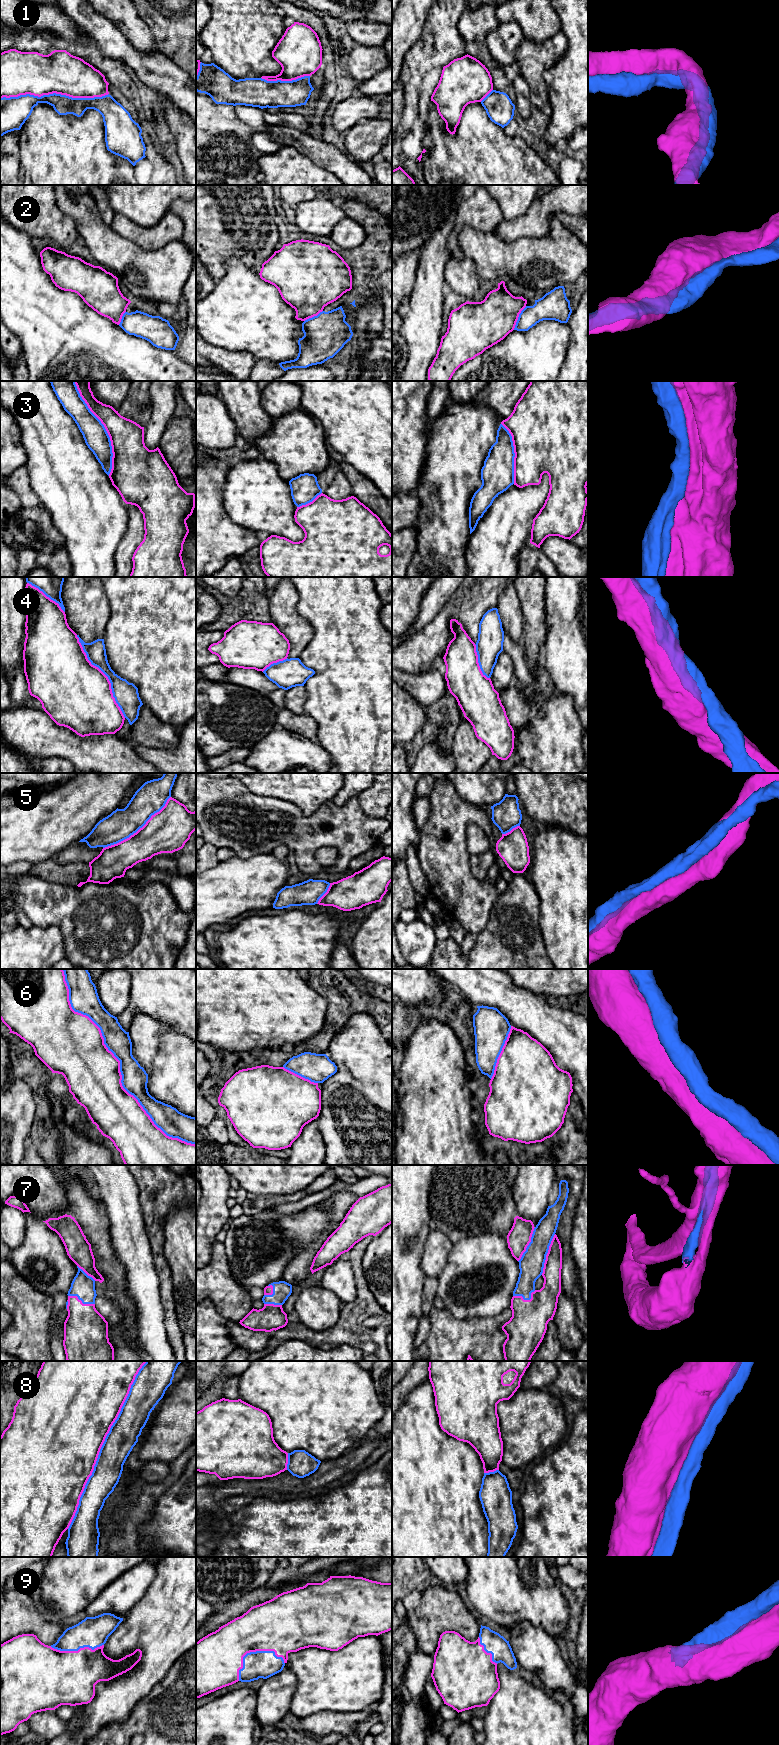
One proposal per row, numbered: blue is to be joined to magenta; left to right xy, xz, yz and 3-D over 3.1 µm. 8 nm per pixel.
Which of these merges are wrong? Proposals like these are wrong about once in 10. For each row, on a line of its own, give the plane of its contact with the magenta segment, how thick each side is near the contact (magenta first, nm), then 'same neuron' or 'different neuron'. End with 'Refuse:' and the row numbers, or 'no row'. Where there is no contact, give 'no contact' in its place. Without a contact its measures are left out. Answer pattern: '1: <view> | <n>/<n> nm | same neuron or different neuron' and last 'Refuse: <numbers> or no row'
1: xy | 340/160 nm | same neuron
2: yz | 360/190 nm | same neuron
3: xy | 280/190 nm | different neuron
4: xy | 500/200 nm | same neuron
5: xy | 340/240 nm | same neuron
6: xy | 440/200 nm | same neuron
7: yz | 140/200 nm | same neuron
8: xy | 500/240 nm | same neuron
9: xz | 400/220 nm | same neuron
Refuse: 3

